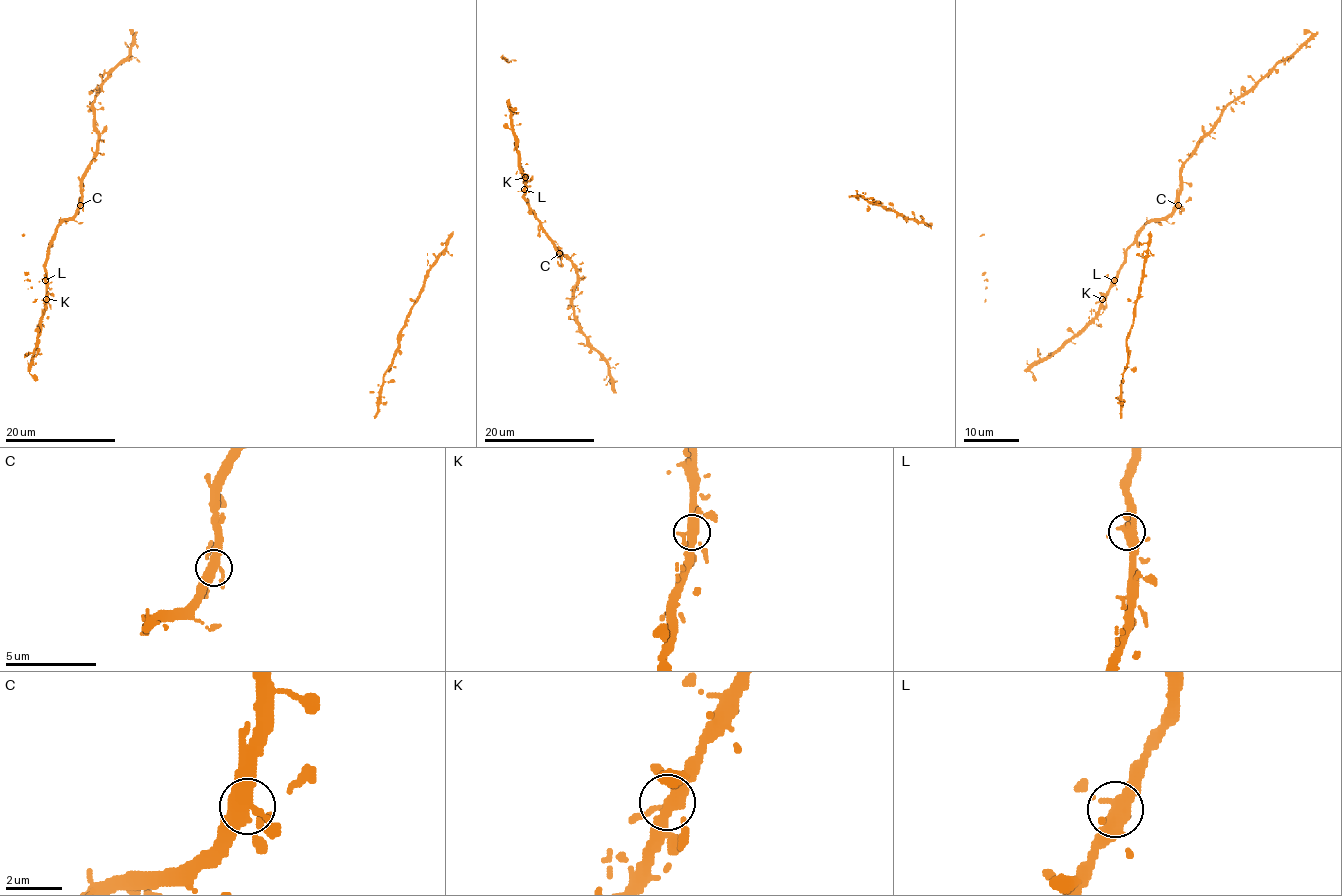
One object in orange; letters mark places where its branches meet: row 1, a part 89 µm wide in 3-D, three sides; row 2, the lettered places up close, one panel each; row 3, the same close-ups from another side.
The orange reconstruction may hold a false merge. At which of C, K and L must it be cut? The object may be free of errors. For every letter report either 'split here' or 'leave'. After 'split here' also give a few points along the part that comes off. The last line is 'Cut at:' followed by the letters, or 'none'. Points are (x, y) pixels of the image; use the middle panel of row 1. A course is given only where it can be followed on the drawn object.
C: leave
K: leave
L: leave
Cut at: none

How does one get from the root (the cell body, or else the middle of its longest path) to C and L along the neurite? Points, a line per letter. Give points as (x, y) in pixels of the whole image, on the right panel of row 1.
C: (1105, 309), (1105, 294), (1134, 236), (1147, 223), (1162, 220), (1177, 205)
L: (1105, 309), (1105, 294), (1114, 280)

